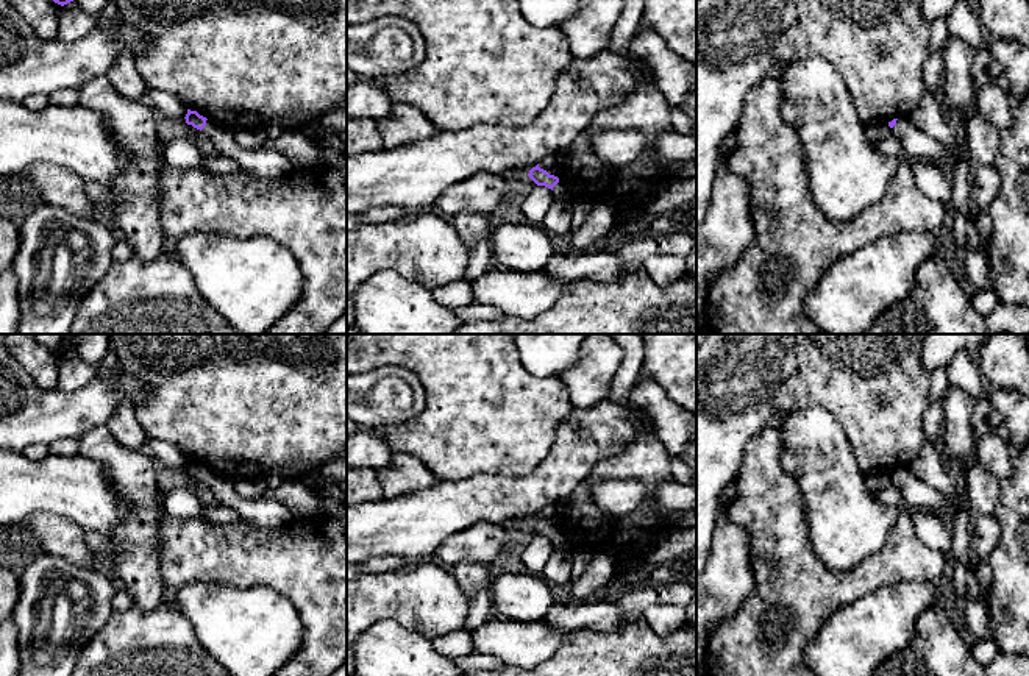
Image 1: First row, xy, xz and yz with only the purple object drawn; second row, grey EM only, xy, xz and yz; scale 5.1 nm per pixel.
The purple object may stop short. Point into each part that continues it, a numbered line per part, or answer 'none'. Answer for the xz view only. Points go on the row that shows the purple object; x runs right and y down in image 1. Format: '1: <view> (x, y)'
1: xz (561, 191)

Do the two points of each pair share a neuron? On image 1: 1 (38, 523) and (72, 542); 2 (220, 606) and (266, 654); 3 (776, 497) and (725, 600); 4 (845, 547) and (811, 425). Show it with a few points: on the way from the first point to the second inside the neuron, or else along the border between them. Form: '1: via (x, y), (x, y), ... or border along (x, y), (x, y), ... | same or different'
1: via (46, 531), (64, 539) | same
2: via (230, 619), (253, 642) | same
3: border along (729, 519), (742, 525), (750, 536), (753, 586) | different
4: via (843, 517), (837, 505), (837, 481), (814, 455) | same

